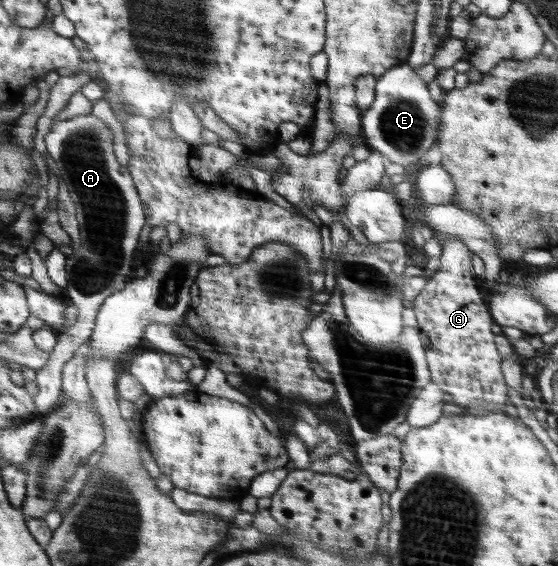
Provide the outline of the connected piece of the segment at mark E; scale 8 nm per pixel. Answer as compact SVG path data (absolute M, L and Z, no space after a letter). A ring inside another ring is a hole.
M408 63L391 67L383 75L376 77L375 98L371 106L365 110L363 141L373 151L380 152L395 164L417 164L425 152L439 139L441 107L433 100L431 90Z

